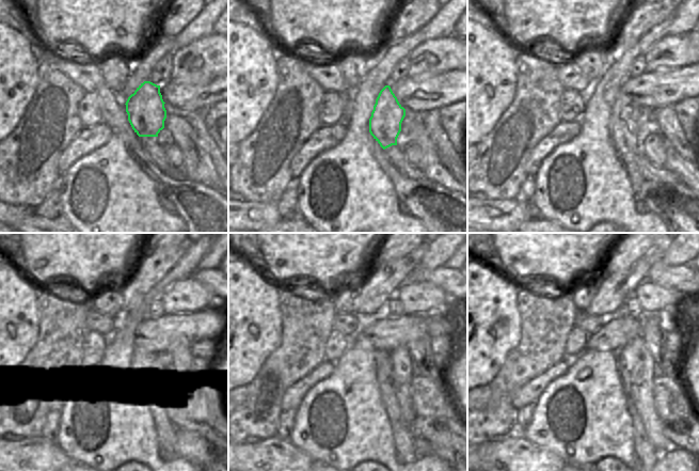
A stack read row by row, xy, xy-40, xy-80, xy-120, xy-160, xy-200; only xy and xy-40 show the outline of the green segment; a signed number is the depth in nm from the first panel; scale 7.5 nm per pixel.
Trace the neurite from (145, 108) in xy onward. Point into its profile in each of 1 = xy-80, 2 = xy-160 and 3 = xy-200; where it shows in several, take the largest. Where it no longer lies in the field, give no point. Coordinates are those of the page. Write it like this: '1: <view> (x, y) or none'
1: xy-80 (623, 126)
2: xy-160 (402, 437)
3: xy-200 (644, 449)

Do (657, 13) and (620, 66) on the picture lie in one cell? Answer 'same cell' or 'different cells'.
different cells

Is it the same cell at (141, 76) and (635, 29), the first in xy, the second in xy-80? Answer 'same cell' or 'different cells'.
different cells

